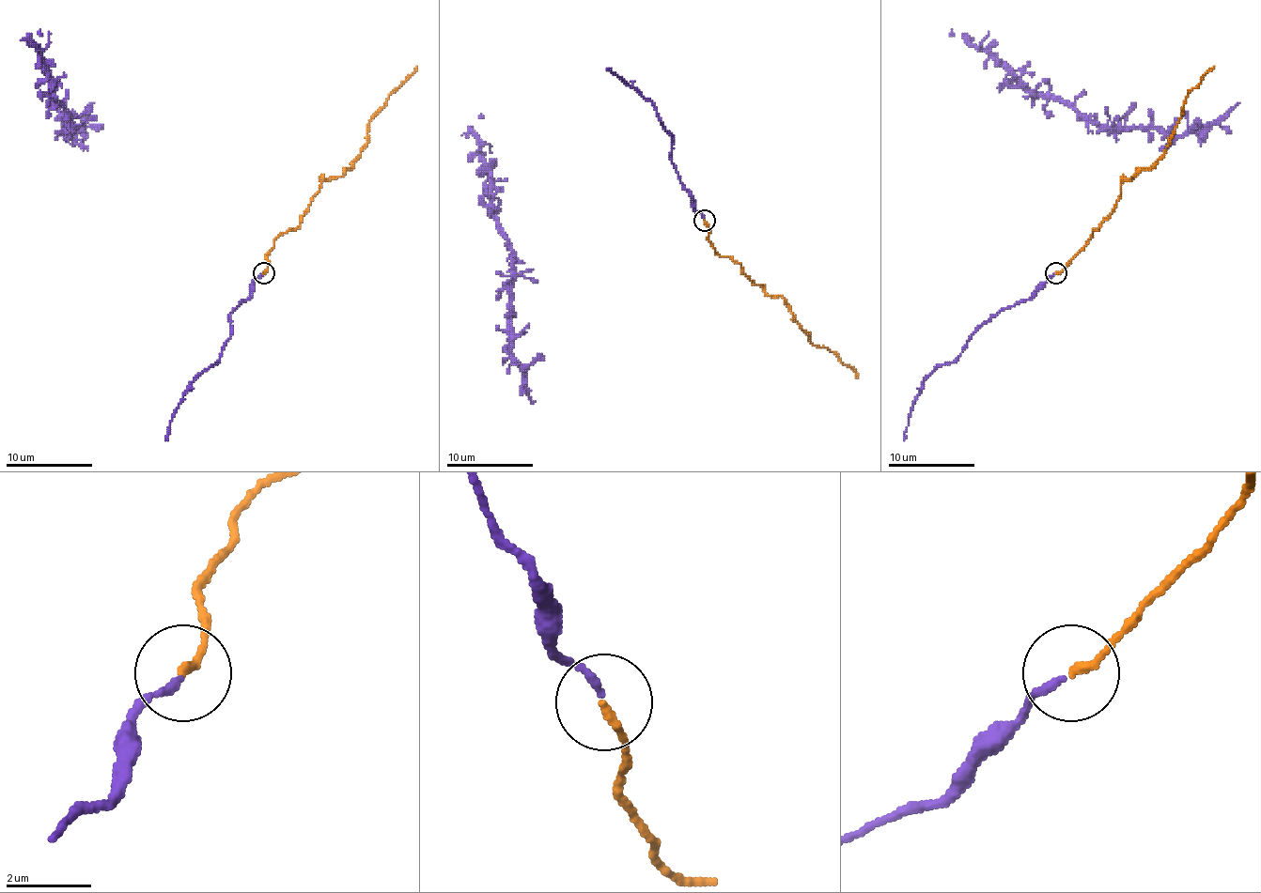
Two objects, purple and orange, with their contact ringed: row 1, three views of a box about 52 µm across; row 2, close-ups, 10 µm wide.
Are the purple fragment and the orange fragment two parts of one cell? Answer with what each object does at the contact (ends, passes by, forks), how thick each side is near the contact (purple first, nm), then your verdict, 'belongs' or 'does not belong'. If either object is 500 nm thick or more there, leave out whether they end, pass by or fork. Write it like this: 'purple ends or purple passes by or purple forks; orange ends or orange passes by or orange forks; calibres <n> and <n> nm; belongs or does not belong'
purple ends; orange ends; calibres 170 and 180 nm; belongs

